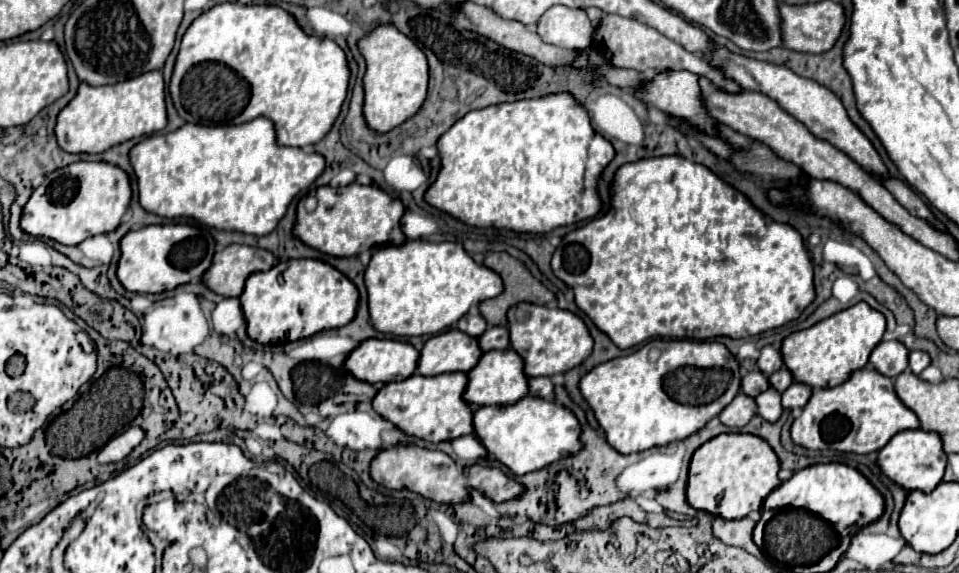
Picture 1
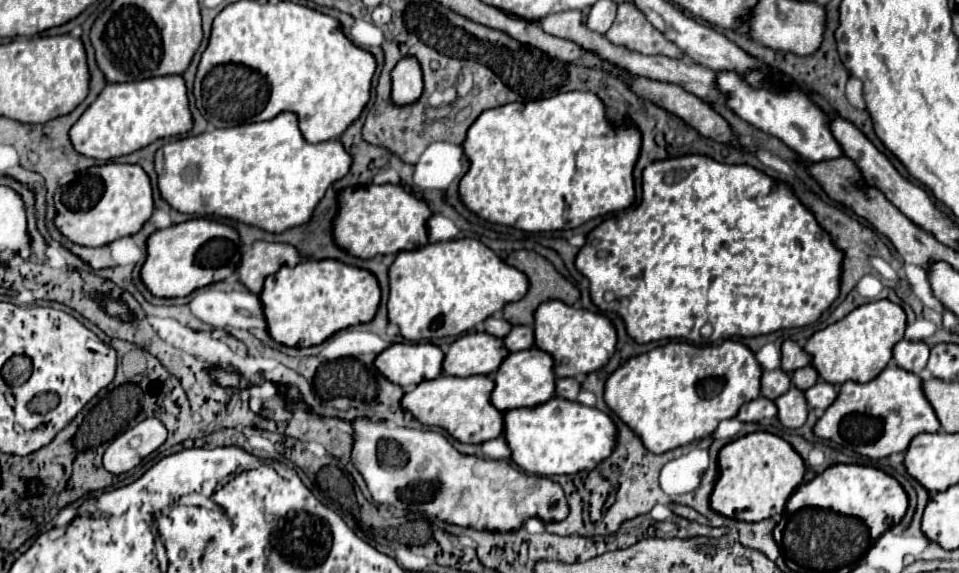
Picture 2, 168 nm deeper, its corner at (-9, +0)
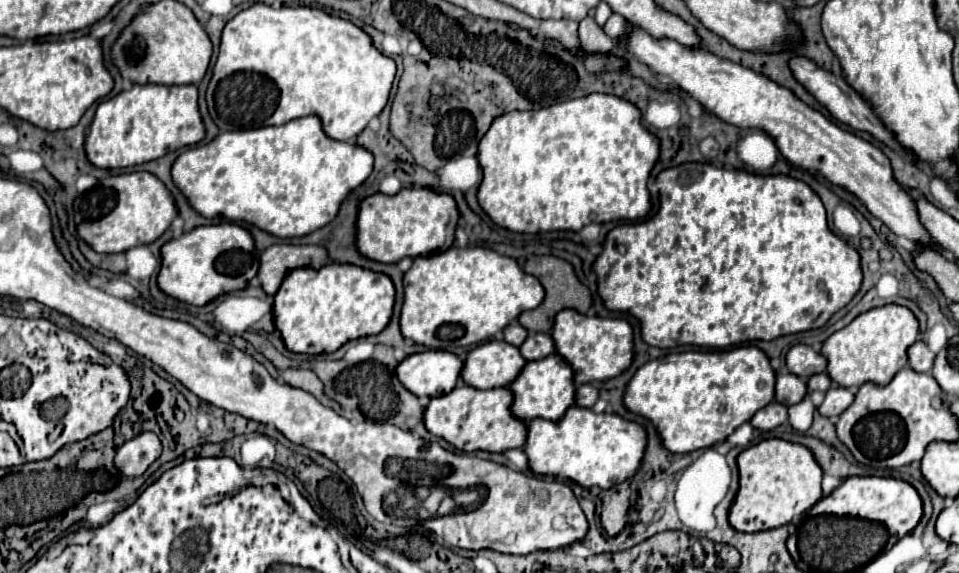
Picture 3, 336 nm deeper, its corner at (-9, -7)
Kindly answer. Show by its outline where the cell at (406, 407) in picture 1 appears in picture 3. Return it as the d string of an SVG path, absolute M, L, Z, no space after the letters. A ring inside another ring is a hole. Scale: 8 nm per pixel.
M458 383L450 393L432 397L424 409L424 427L436 435L446 439L450 445L462 451L492 451L504 453L514 447L522 447L526 441L526 423L520 419L512 419L508 415L508 387L496 389L474 389L464 383Z

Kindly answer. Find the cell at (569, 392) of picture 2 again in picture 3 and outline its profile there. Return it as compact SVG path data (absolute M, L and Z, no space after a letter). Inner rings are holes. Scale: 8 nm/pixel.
M578 385L576 387L576 405L580 407L592 407L598 399L598 385Z

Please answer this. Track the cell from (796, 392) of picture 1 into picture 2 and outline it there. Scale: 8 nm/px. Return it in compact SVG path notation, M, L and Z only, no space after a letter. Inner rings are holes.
M818 380L812 388L806 390L806 400L810 408L822 408L826 410L838 396L838 390L834 384L826 382L826 380Z

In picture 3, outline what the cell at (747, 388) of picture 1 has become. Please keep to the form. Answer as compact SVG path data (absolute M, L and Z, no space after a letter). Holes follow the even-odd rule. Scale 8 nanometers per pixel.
M792 373L776 375L776 395L774 399L786 407L798 403L806 395L806 383Z

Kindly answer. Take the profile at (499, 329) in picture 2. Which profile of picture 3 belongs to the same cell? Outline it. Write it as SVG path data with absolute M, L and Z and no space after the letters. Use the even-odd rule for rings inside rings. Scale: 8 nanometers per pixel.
M512 321L504 331L502 331L502 335L504 335L504 341L506 343L510 343L510 345L520 345L524 339L526 339L526 329L524 327L520 327L518 325L518 321Z

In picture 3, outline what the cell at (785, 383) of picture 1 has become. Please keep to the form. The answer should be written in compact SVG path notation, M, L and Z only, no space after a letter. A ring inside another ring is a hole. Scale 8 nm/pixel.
M818 373L818 375L812 375L808 379L808 391L826 391L830 387L830 377L826 373Z

